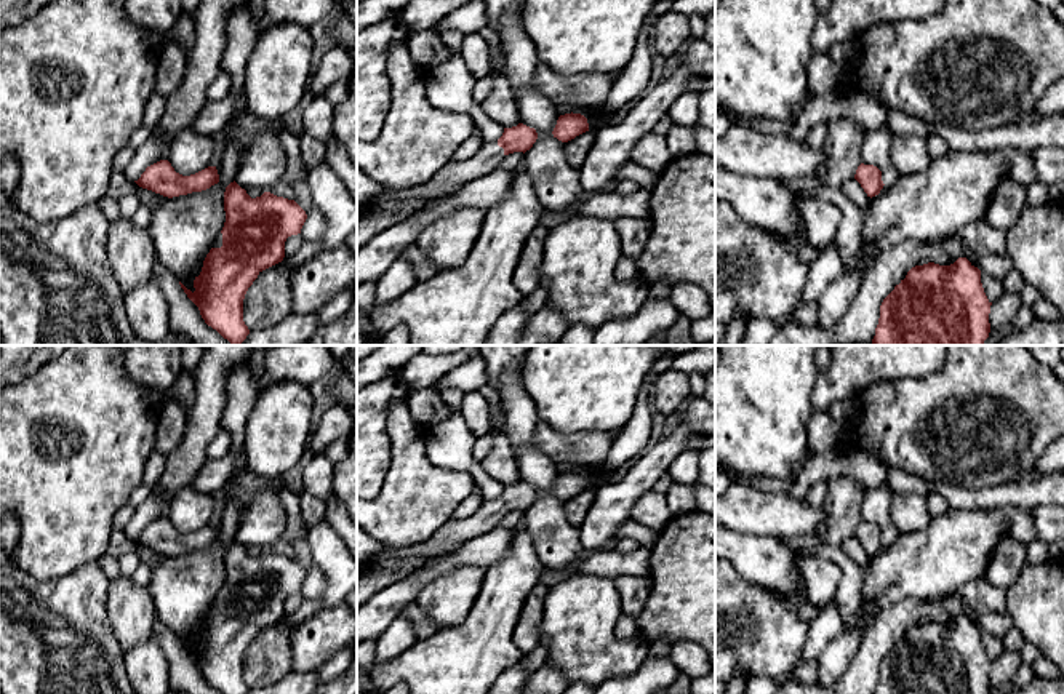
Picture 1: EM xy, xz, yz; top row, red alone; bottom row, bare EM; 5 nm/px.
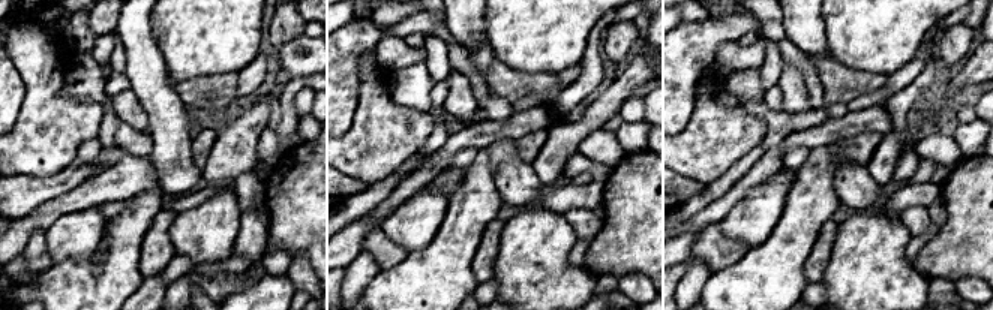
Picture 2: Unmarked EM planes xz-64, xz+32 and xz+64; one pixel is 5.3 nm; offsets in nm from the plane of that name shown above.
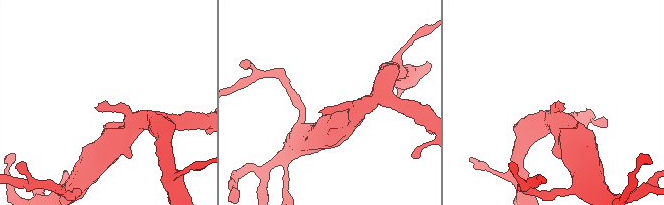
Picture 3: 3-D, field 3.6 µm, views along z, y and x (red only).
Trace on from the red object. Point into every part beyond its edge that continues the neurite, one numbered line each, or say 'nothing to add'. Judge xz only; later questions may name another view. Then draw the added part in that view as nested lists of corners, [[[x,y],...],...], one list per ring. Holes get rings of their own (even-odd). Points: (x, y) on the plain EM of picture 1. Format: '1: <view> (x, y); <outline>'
1: xz (455, 531); [[[498,499],[485,501],[472,517],[448,520],[422,544],[410,547],[386,547],[382,553],[374,555],[366,561],[363,574],[398,569],[410,560],[418,560],[421,563],[434,560],[454,545],[494,529],[504,515],[504,507],[498,504]]]

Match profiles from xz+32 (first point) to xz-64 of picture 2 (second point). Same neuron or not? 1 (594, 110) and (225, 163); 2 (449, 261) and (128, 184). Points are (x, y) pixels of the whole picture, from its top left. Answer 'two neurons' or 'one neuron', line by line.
1: one neuron
2: two neurons

